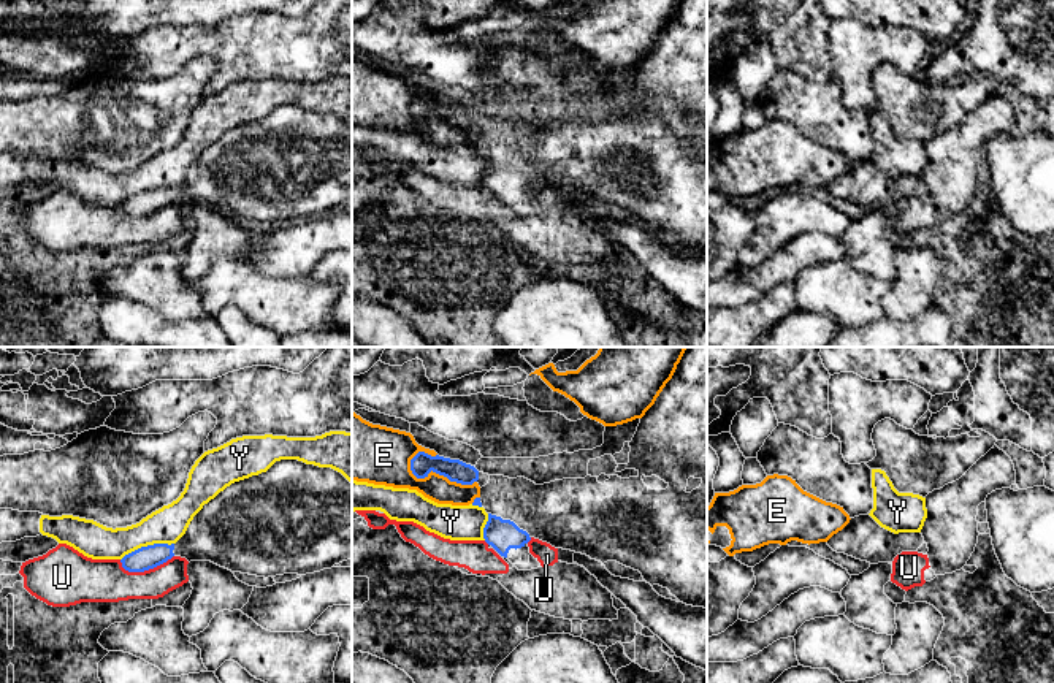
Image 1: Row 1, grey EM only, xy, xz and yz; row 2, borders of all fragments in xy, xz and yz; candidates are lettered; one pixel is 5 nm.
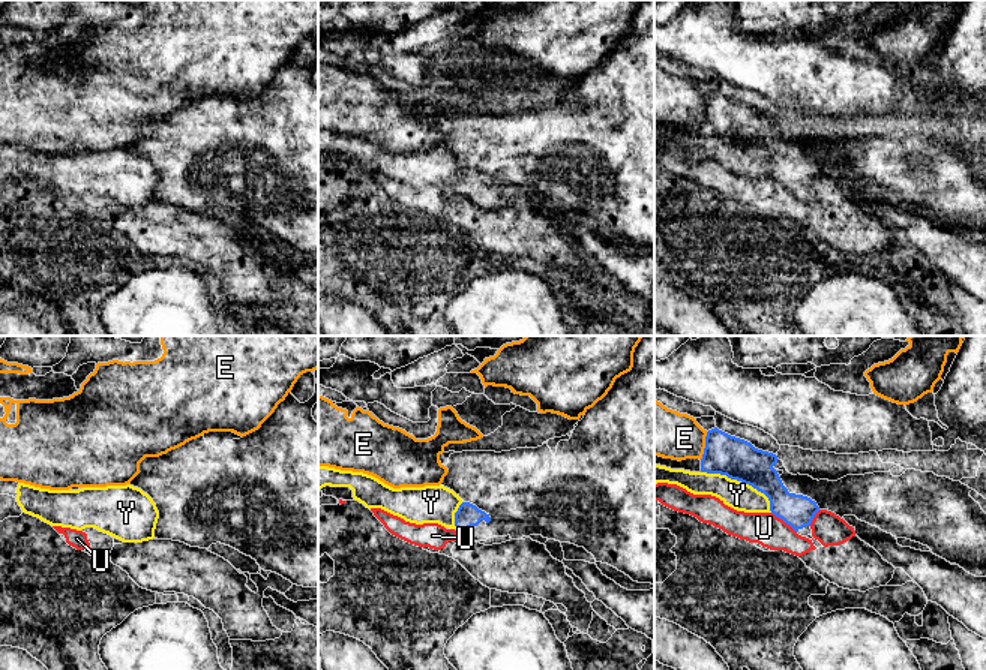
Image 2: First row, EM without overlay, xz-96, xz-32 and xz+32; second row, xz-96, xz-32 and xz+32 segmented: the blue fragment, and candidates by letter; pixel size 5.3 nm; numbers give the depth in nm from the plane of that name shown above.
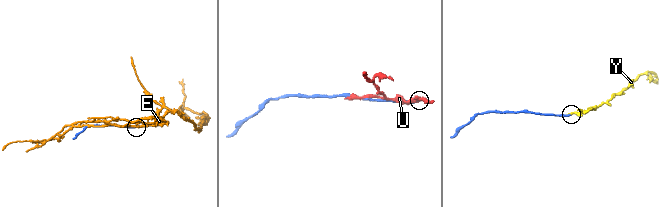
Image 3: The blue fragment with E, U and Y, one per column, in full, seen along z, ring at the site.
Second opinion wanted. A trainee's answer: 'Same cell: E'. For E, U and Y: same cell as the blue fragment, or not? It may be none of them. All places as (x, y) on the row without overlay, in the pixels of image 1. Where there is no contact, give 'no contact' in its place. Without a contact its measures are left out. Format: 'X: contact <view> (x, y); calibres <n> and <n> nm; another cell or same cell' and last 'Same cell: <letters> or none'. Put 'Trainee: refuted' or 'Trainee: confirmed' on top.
Trainee: refuted
E: contact xz (438, 118); calibres 110 and 200 nm; another cell
U: contact xy (145, 214); calibres 120 and 220 nm; another cell
Y: contact xy (148, 190); calibres 120 and 190 nm; another cell
Same cell: none

